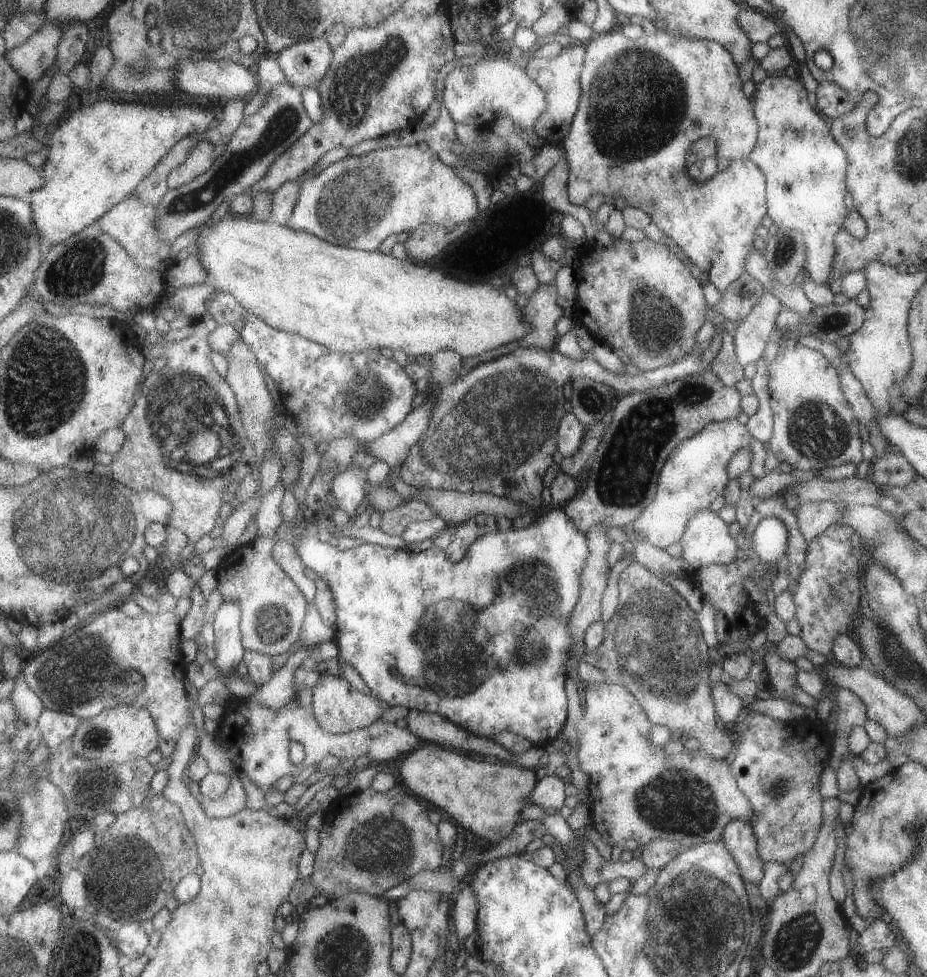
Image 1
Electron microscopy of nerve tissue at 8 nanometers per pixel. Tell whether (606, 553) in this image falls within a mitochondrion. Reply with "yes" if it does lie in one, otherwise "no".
no

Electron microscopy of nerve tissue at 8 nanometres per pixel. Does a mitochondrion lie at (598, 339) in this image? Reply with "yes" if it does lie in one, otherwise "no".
no

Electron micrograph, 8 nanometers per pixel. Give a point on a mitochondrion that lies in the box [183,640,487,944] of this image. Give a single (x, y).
(381, 843)

